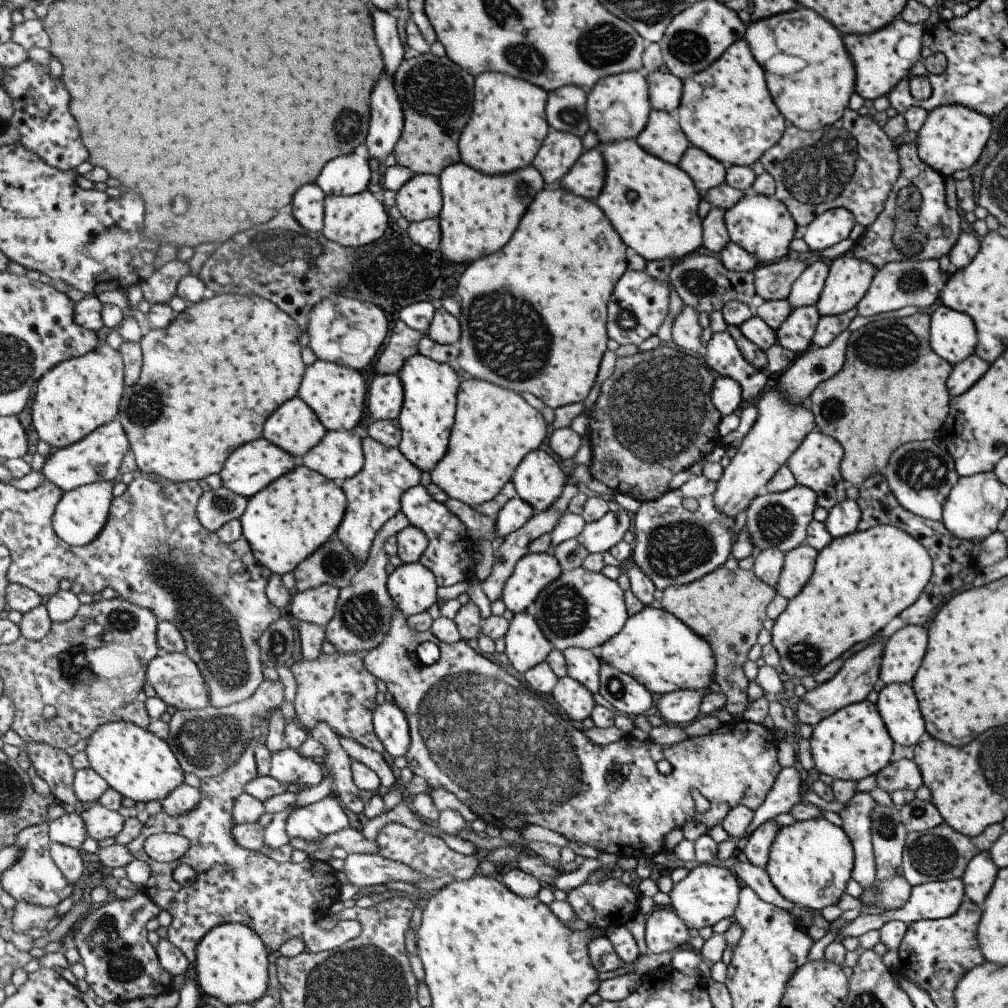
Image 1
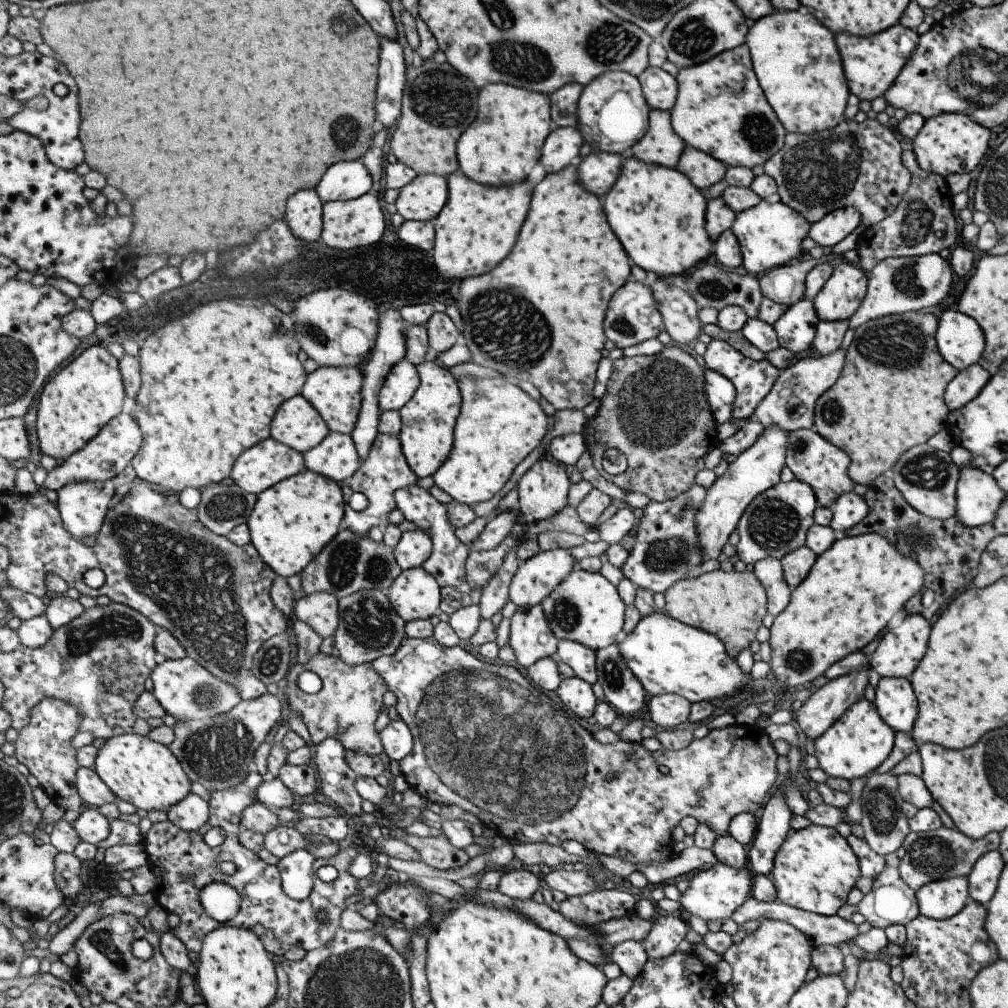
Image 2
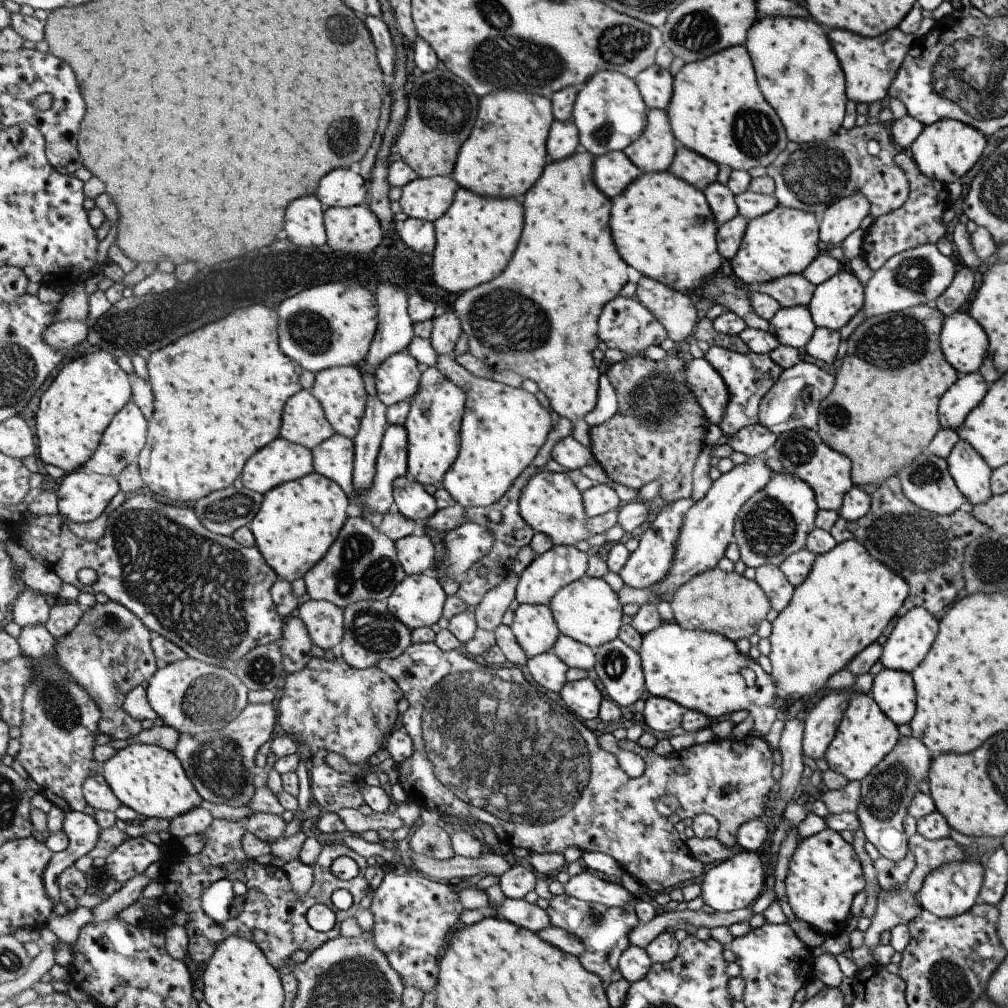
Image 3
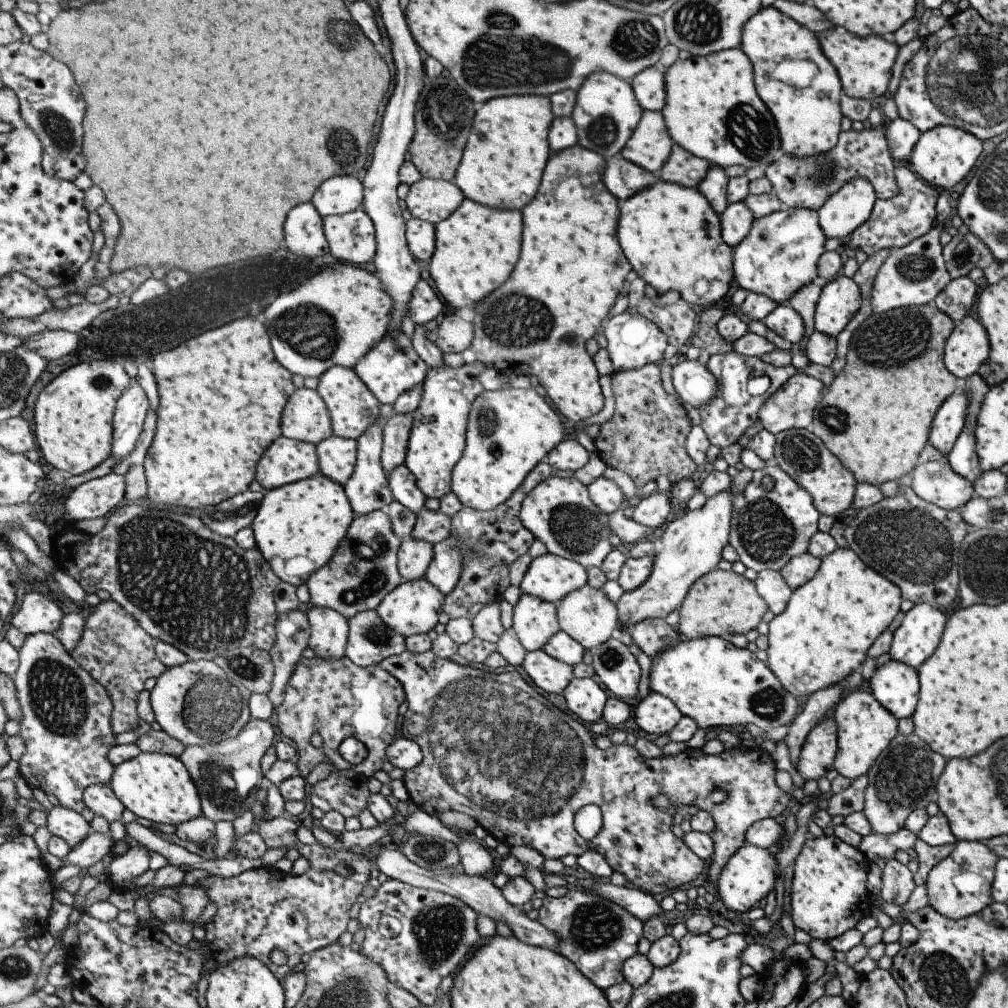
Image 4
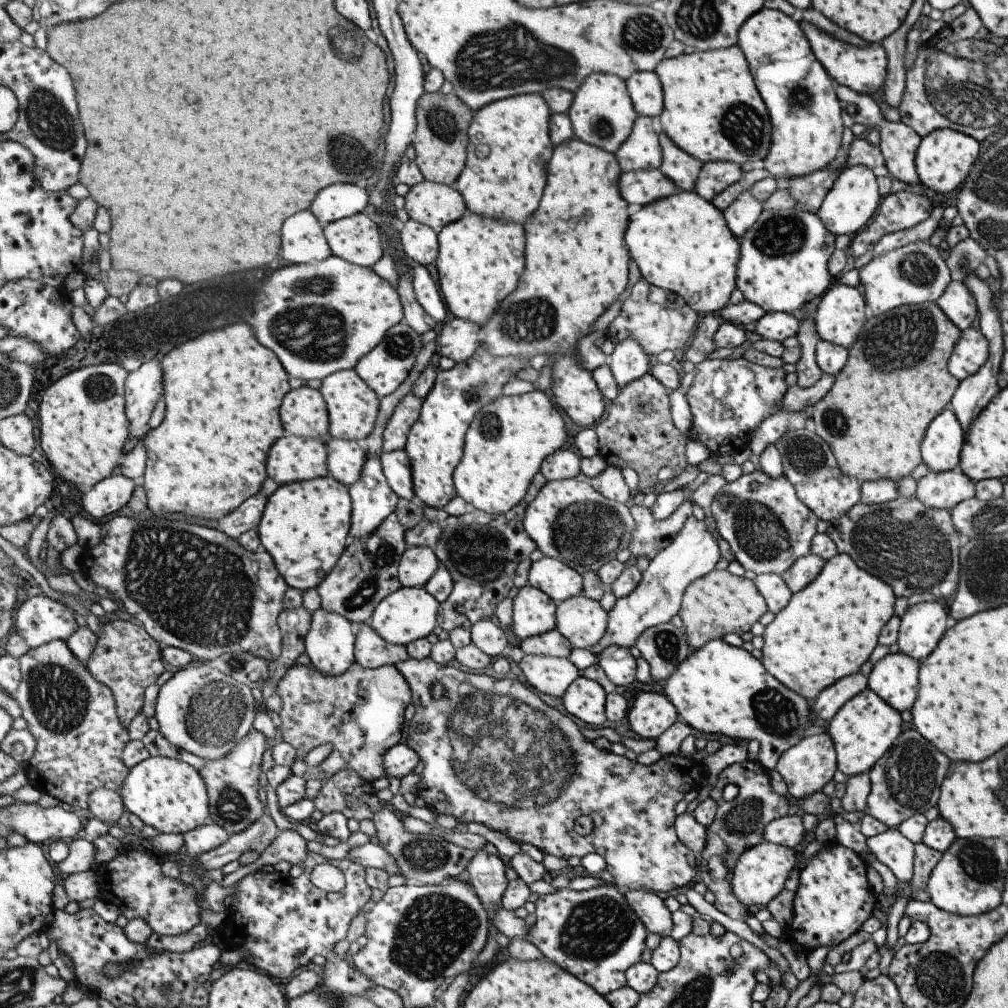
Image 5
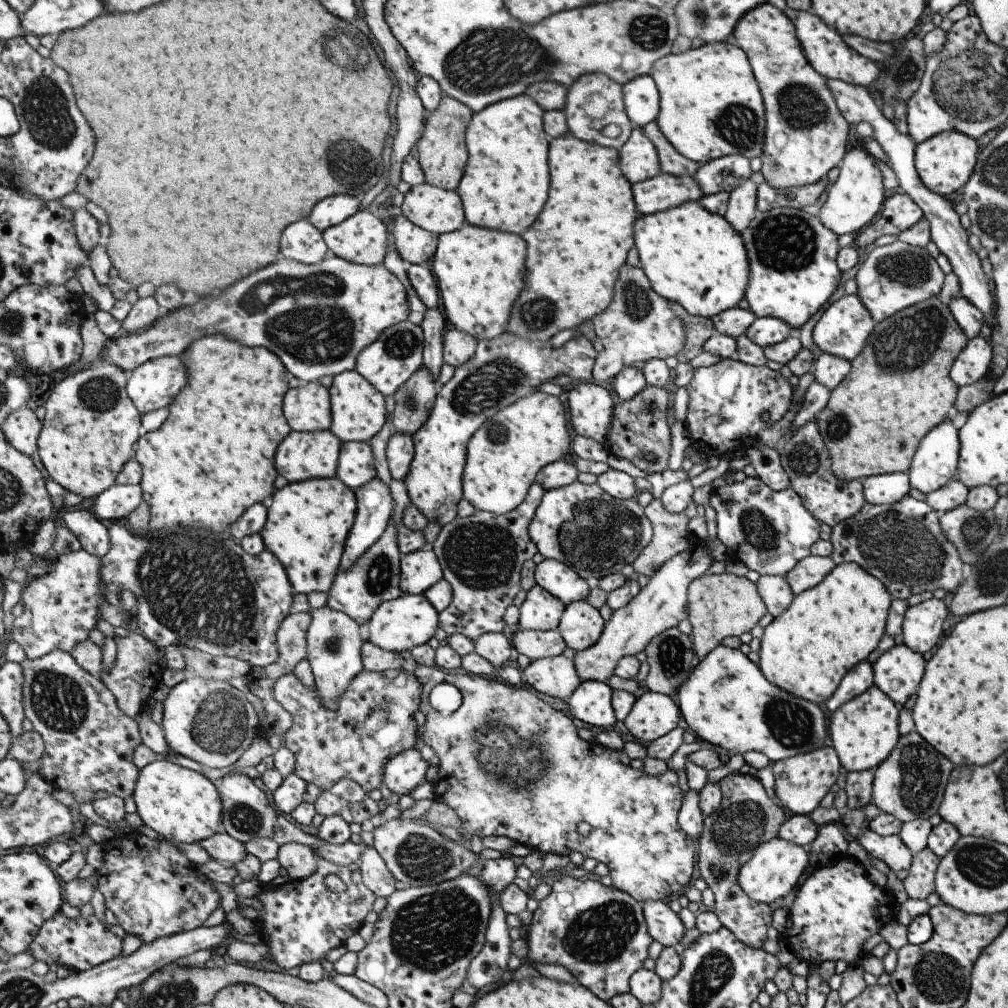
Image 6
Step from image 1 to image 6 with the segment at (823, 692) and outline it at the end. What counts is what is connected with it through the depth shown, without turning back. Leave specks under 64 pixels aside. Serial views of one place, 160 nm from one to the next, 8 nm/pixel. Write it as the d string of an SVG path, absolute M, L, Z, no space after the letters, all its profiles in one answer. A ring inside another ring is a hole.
M821 747L802 755L770 764L774 776L774 795L785 810L794 815L807 816L818 807L819 801L835 786L841 763L831 747Z

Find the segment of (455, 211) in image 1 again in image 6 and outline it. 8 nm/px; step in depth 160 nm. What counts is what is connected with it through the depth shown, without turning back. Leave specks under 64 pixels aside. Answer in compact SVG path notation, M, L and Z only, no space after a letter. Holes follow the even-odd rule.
M465 224L461 230L440 234L433 259L443 312L450 326L473 335L479 342L500 337L526 285L528 242L524 237Z

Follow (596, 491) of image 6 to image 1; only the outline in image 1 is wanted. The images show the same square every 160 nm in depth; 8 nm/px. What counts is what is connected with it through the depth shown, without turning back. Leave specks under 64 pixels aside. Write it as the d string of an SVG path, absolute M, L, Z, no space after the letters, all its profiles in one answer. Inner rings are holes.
M535 450L517 467L512 478L518 496L534 506L537 513L551 509L561 498L567 476L553 453Z

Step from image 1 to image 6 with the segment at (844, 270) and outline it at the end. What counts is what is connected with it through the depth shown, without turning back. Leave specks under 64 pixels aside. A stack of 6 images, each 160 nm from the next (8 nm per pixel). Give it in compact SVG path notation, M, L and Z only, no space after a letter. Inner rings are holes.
M844 295L829 303L807 330L821 353L827 353L851 362L865 346L865 341L874 327L874 320L855 295Z

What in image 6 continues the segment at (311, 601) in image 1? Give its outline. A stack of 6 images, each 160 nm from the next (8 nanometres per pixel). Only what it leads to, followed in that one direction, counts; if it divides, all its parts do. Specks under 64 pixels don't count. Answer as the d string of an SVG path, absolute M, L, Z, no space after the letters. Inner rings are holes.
M327 606L315 609L308 630L308 660L314 675L316 691L325 707L336 711L341 697L352 685L353 679L365 670L363 648L367 642L361 636L360 623L348 614Z

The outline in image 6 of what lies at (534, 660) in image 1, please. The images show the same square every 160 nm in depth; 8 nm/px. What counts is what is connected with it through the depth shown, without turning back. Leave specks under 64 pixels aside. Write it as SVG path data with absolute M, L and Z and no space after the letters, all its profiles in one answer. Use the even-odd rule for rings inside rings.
M536 584L520 606L520 624L517 628L534 631L558 630L566 604Z

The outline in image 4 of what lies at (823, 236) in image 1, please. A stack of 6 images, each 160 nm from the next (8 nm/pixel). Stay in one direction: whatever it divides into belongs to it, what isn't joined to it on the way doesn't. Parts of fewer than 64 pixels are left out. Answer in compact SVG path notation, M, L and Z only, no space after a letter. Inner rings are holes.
M853 178L851 182L845 182L845 186L831 194L816 211L825 239L846 241L867 221L876 200L873 188L865 178Z

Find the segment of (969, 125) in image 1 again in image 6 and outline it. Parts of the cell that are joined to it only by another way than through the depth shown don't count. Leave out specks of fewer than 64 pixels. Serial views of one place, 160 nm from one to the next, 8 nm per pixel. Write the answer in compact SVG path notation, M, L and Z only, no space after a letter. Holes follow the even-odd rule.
M945 131L920 142L914 148L914 167L919 180L929 192L945 197L957 190L967 182L977 162L978 148L975 140L955 131Z

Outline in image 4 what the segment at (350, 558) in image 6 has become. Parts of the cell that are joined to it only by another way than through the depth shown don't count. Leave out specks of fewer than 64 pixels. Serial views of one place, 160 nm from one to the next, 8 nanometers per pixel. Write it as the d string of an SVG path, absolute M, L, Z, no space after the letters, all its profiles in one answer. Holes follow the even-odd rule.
M375 422L357 441L359 449L356 472L353 473L348 484L344 487L348 493L349 500L352 502L352 509L355 514L361 516L379 511L383 506L389 506L396 498L390 486L389 474L387 474L384 463L382 462L382 454L384 452L384 426L379 426Z

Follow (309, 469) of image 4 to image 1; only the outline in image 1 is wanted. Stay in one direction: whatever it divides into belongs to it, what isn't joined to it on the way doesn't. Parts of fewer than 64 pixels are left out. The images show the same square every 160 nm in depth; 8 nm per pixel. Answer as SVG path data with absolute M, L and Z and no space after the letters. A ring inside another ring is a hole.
M263 436L256 441L251 441L249 444L240 446L228 458L224 469L219 475L223 486L250 499L284 474L291 472L300 463L301 460L297 460L292 454L289 454L286 450L283 450L280 446L277 446L274 442Z

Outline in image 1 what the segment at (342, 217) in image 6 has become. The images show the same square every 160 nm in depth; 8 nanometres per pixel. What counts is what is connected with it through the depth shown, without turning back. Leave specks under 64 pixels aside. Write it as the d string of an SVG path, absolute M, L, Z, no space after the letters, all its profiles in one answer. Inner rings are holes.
M351 153L329 161L321 171L316 183L331 195L356 195L367 191L373 170L369 160Z

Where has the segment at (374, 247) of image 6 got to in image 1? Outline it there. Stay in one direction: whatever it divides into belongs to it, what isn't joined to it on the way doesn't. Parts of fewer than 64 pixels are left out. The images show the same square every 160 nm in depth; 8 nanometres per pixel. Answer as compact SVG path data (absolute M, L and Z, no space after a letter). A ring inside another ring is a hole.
M363 191L356 195L331 195L325 201L326 217L322 233L332 241L344 247L358 249L369 246L379 239L387 237L387 229L393 225L393 218L389 216L386 206L375 198L375 193Z

